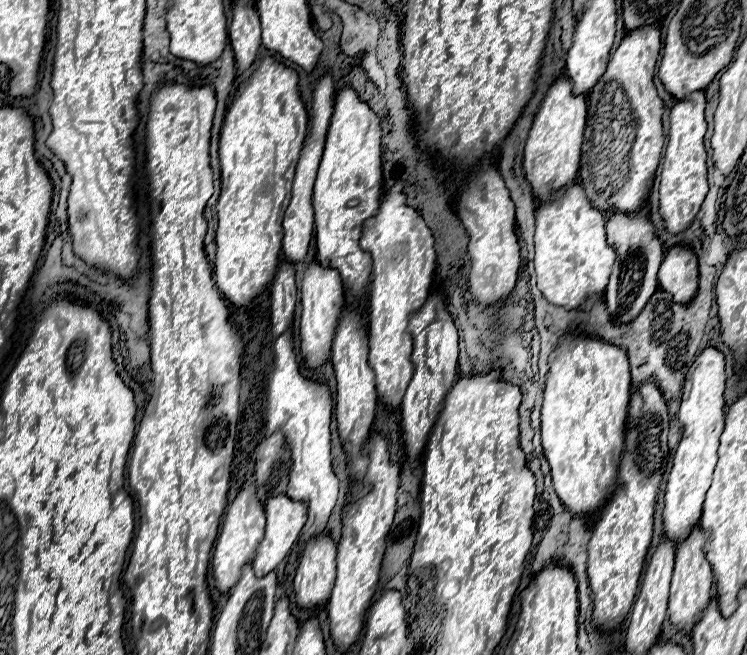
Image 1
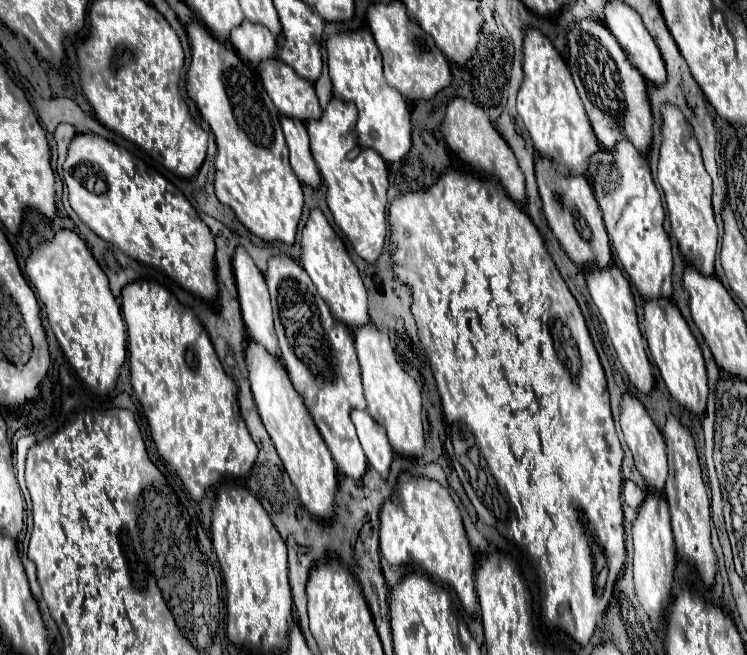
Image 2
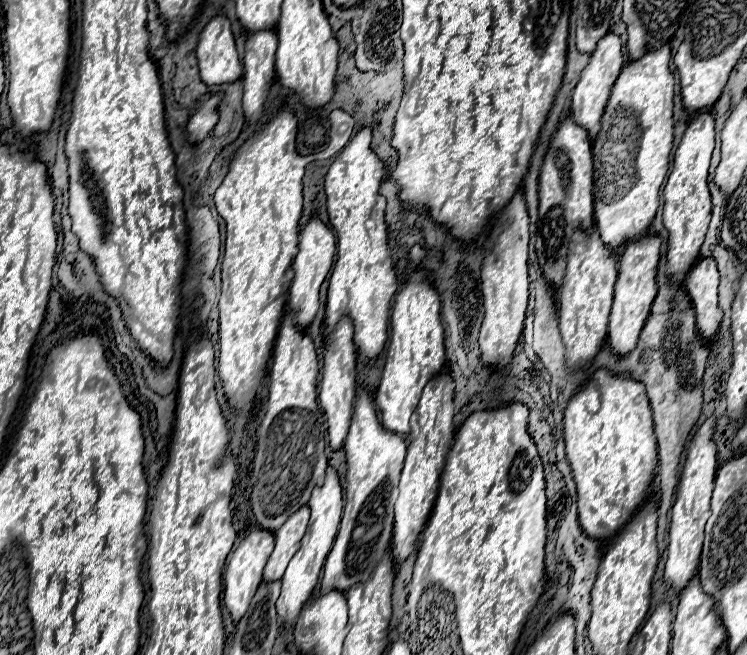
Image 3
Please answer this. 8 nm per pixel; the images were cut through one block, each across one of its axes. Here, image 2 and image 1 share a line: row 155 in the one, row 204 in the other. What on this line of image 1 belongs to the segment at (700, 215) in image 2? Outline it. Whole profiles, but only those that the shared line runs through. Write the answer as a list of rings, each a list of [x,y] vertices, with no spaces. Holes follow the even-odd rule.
[[[700,90],[692,92],[684,100],[678,100],[670,110],[668,146],[662,158],[662,174],[660,174],[660,214],[666,222],[666,230],[672,234],[684,232],[692,224],[708,192],[706,150],[704,150],[704,134],[706,134],[704,106],[706,98],[704,92]]]

